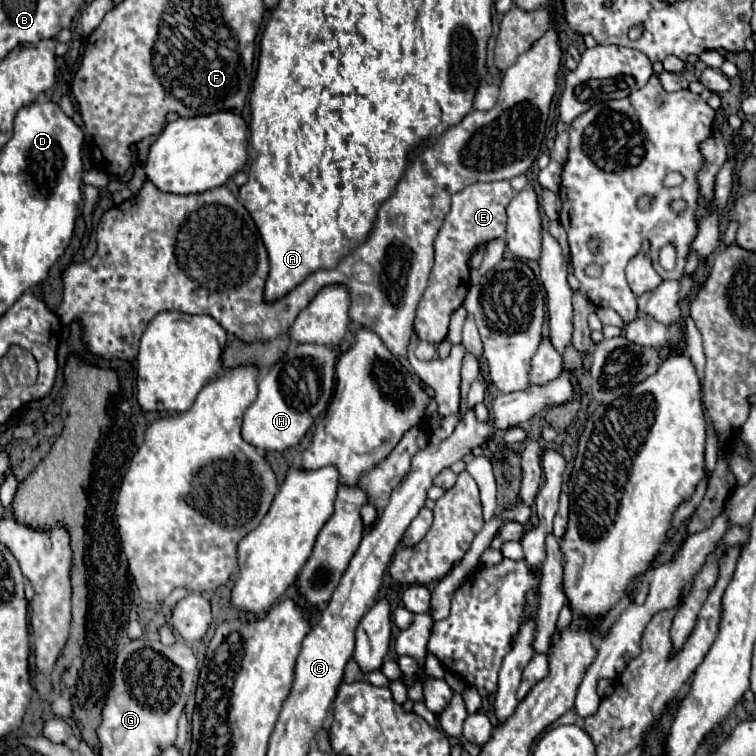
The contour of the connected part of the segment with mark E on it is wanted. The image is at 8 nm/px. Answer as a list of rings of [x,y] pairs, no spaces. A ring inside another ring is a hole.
[[[508,181],[474,183],[452,197],[452,209],[446,215],[444,225],[434,241],[434,249],[438,249],[438,257],[430,271],[428,287],[416,309],[414,331],[418,333],[420,339],[438,345],[446,337],[450,315],[462,305],[462,301],[468,293],[468,287],[470,287],[470,275],[468,275],[470,253],[478,245],[490,241],[490,239],[496,239],[504,233],[506,207],[512,197],[514,197],[514,191]]]

